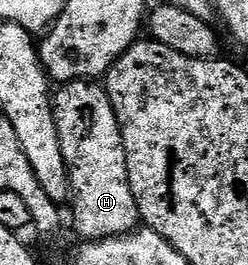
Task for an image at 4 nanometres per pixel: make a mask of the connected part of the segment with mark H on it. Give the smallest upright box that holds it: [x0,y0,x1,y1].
[51,80,140,242]

